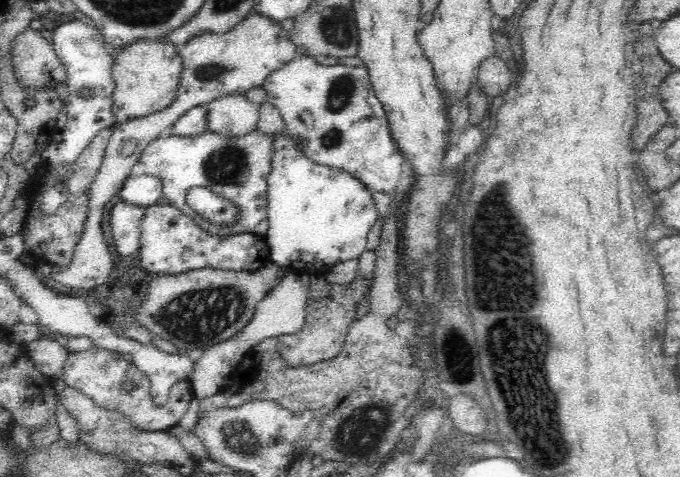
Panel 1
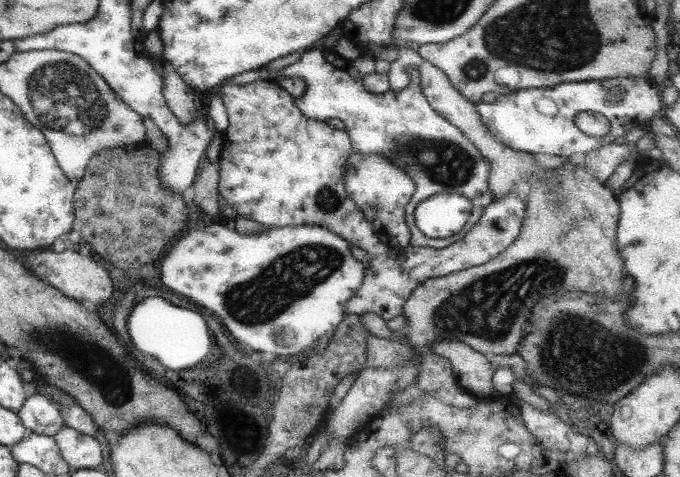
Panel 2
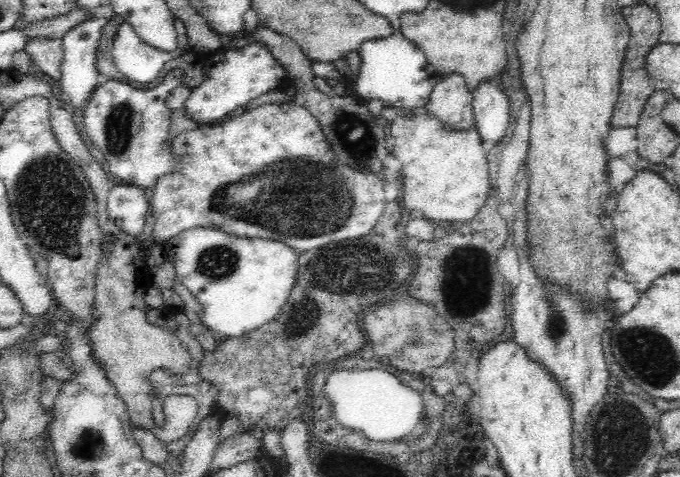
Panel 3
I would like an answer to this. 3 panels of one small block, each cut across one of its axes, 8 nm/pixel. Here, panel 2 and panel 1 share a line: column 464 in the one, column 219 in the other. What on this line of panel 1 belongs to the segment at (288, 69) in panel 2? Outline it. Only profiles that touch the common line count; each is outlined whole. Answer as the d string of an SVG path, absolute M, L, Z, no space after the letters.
M209 129L194 137L180 137L169 133L156 138L142 151L138 162L144 169L144 174L158 177L163 184L163 196L170 200L170 205L174 205L178 210L187 214L190 218L195 216L193 210L186 202L186 195L191 188L204 187L214 195L222 197L234 204L237 208L238 220L232 224L214 224L207 220L202 220L202 227L206 232L216 236L232 236L238 232L249 232L264 237L269 229L268 207L267 207L267 178L270 172L270 158L272 158L272 135L262 134L258 129L252 134L243 137L220 137L212 133Z

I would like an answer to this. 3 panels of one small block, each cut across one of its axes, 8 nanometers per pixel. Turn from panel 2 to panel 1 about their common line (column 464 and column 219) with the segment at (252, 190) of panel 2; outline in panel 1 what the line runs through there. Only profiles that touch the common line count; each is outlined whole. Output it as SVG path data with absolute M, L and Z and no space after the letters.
M154 205L145 209L141 220L141 247L137 258L147 272L180 274L198 268L216 267L224 270L246 270L252 272L271 262L271 254L265 237L249 232L238 232L232 236L216 236L206 232L201 221L190 218L174 205Z

